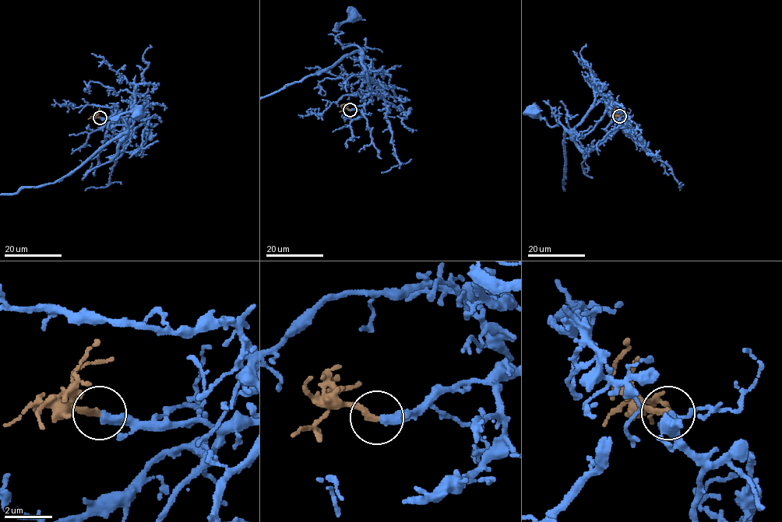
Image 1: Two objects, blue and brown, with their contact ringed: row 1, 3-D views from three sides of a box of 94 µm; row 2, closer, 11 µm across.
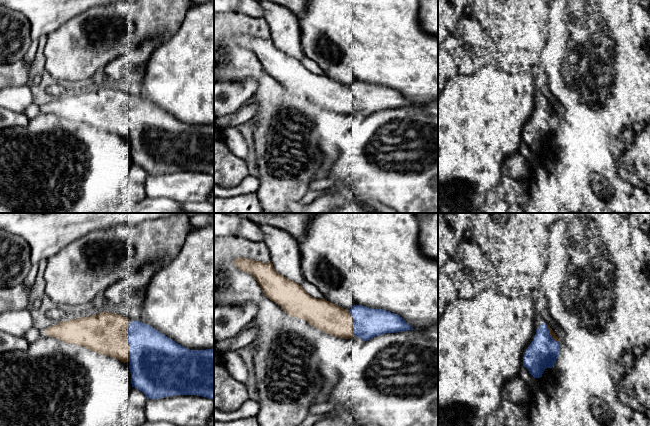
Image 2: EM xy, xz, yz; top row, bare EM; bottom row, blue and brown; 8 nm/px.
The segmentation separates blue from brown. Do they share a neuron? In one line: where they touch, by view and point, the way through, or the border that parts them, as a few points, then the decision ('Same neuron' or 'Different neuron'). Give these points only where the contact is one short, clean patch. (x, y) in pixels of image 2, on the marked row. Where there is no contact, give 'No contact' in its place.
Touches blue at xy (129, 348). Same neuron

